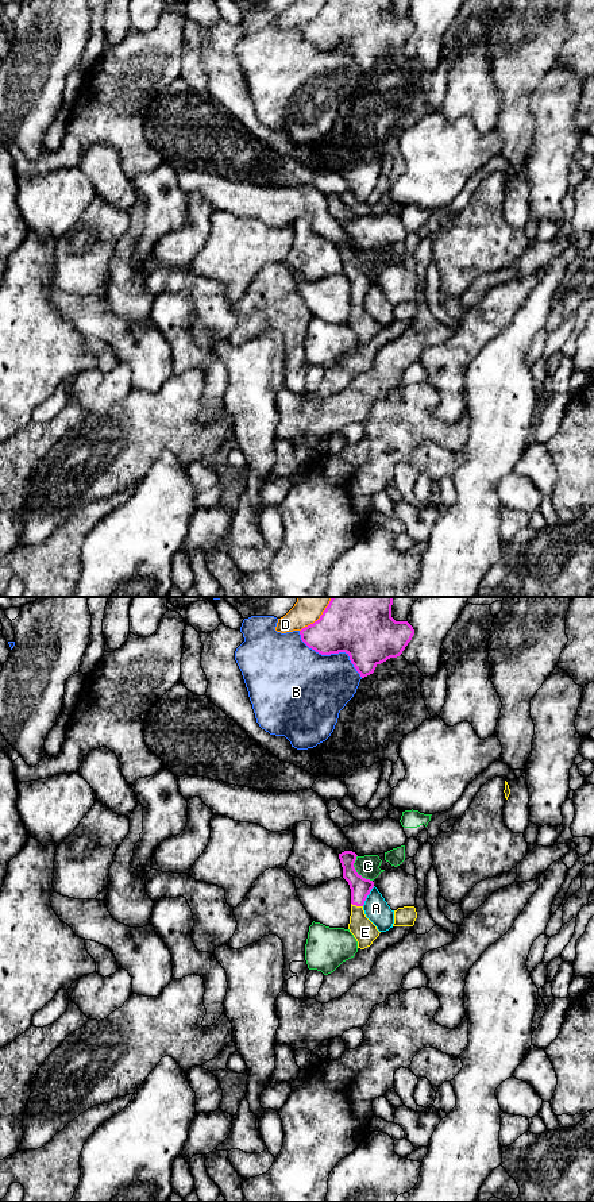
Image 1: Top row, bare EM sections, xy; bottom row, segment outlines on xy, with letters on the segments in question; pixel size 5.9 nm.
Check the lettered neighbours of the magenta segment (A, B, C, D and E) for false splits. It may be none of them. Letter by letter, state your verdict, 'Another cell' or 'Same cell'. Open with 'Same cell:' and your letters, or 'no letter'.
Same cell: E
A: Another cell
B: Another cell
C: Another cell
D: Another cell
E: Same cell

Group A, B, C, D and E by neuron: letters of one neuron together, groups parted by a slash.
A / B / C / D / E

